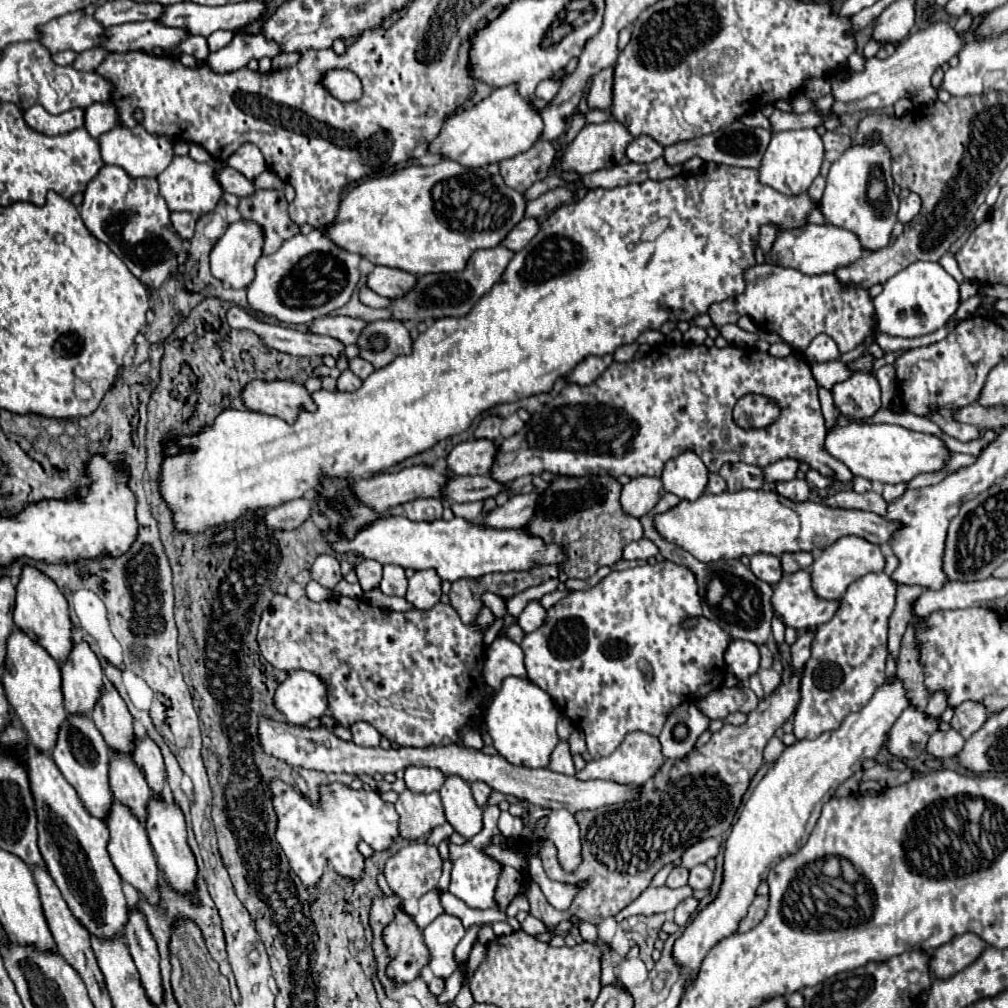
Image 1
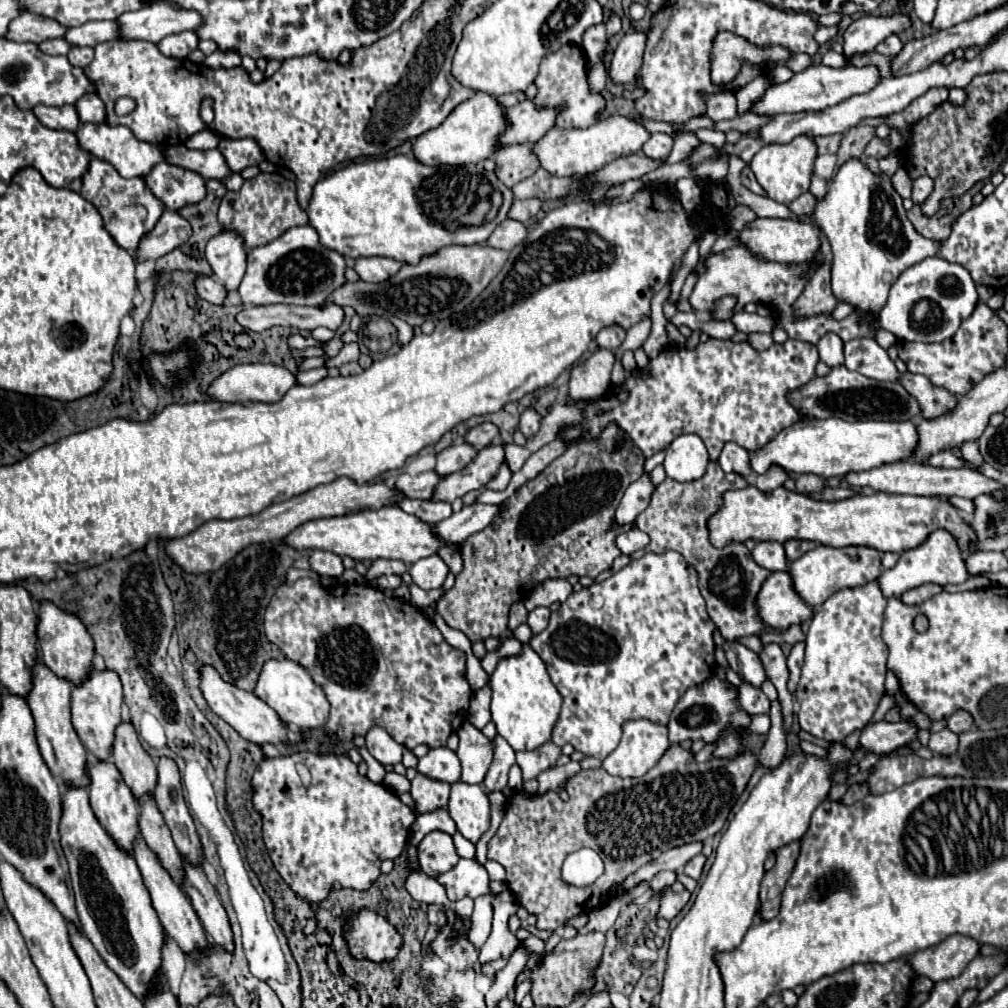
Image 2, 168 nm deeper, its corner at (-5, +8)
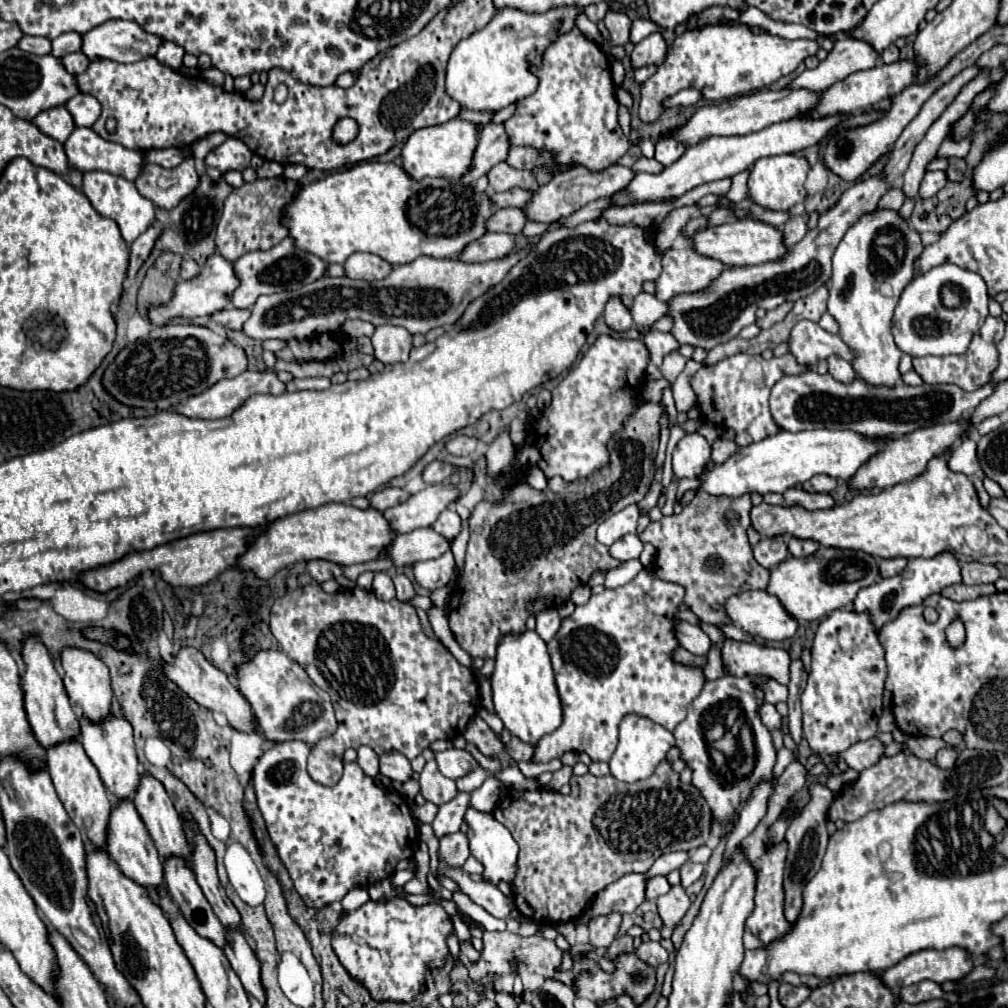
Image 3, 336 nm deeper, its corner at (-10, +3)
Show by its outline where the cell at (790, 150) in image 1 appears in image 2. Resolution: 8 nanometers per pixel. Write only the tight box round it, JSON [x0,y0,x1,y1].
[750,133,818,203]

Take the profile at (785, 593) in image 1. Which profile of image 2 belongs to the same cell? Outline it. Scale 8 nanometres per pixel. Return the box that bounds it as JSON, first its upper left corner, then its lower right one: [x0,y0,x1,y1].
[756,571,814,631]

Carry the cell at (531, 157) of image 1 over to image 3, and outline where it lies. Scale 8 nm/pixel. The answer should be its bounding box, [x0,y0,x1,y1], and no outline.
[487,162,539,192]

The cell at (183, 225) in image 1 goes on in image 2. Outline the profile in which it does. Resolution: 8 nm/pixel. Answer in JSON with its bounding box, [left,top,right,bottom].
[138,211,190,259]

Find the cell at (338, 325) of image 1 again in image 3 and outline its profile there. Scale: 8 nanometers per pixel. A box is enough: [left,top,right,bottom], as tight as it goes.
[209,308,249,330]

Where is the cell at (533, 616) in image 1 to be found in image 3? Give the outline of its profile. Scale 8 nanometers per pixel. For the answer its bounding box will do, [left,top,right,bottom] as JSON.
[537,608,561,642]

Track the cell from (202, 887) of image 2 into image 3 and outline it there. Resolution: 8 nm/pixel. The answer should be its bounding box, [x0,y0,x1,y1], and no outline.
[225,930,267,1006]

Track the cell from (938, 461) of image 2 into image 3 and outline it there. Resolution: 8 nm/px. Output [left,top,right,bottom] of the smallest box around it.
[949,438,979,478]

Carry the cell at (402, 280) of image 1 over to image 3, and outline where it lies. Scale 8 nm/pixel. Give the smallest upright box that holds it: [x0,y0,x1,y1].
[345,252,391,280]

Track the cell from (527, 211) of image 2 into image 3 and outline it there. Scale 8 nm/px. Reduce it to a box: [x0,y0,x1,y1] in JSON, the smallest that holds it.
[487,208,525,234]

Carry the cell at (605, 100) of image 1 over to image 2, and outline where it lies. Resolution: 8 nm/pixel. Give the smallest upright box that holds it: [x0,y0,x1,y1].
[610,33,646,85]

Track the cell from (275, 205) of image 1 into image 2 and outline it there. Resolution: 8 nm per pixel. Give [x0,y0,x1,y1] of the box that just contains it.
[218,173,308,249]

